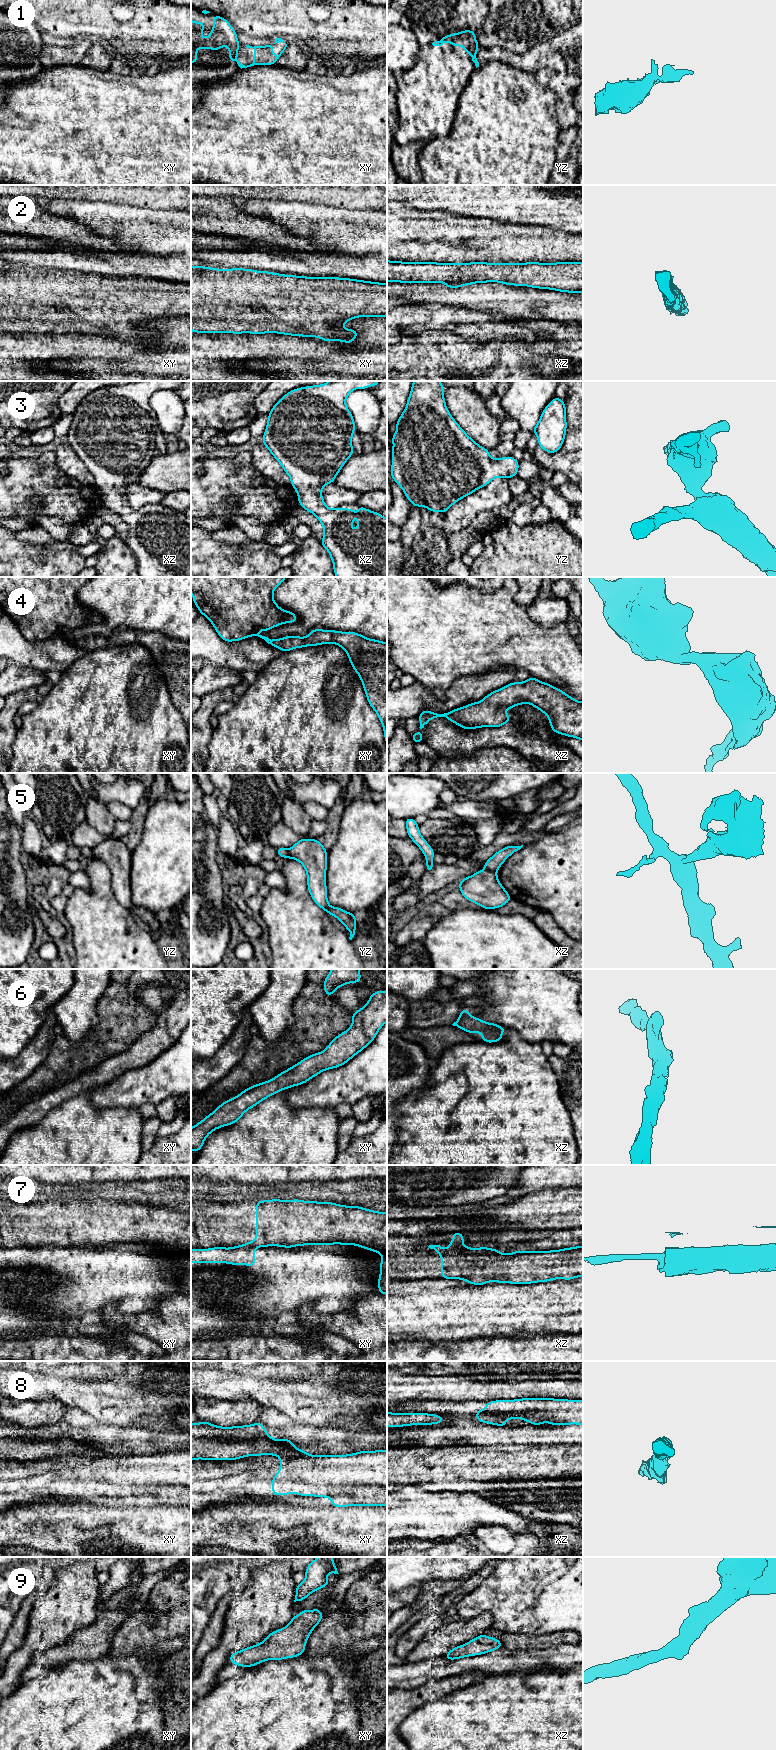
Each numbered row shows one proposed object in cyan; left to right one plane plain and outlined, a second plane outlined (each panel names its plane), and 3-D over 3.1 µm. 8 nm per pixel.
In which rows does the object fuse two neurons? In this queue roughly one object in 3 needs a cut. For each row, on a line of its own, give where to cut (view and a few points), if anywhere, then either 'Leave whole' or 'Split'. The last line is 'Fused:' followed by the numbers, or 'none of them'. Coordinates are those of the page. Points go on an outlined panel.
1: Split along xy (237, 54), (234, 60). Split
2: No split. Leave whole
3: No split. Leave whole
4: No split. Leave whole
5: Split along xz (485, 868), (495, 871). Split
6: No split. Leave whole
7: Split along xy (244, 1244), (255, 1247). Split
8: Split along xz (476, 1416), (492, 1415), (505, 1420). Split
9: No split. Leave whole
Fused: 1, 5, 7, 8

